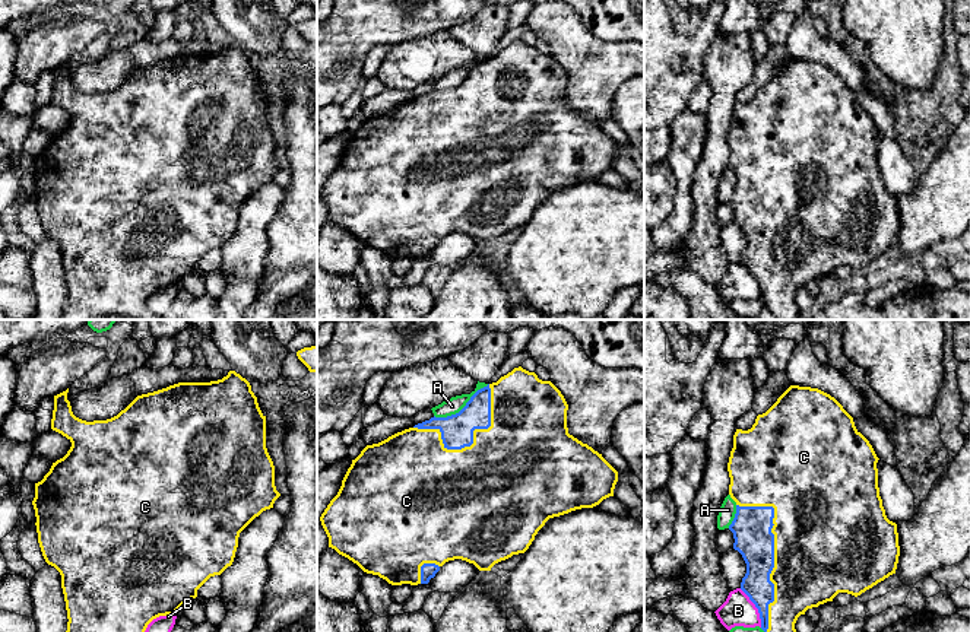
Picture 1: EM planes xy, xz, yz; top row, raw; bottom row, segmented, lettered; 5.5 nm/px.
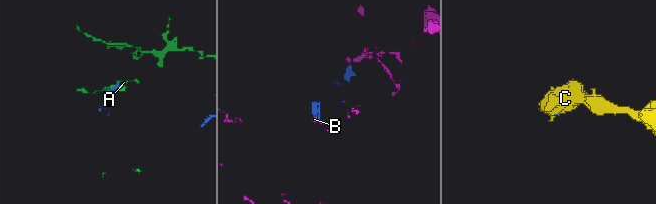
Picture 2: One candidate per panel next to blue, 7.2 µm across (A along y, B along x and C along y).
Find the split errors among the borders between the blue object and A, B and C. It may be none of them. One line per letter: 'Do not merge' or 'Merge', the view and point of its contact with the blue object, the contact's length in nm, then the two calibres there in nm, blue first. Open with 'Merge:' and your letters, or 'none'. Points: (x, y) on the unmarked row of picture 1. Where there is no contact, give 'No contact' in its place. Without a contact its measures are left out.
Merge: C
A: Do not merge. Touches blue at xz (463, 81). Shared border 360 nm. Thickness 180 nm (blue) against 90 nm
B: Do not merge. Touches blue at yz (755, 279). Shared border 240 nm. Thickness 160 nm (blue) against 180 nm
C: Merge. Touches blue at yz (773, 225). Shared border 750 nm. Thickness 220 nm (blue) against 500 nm

